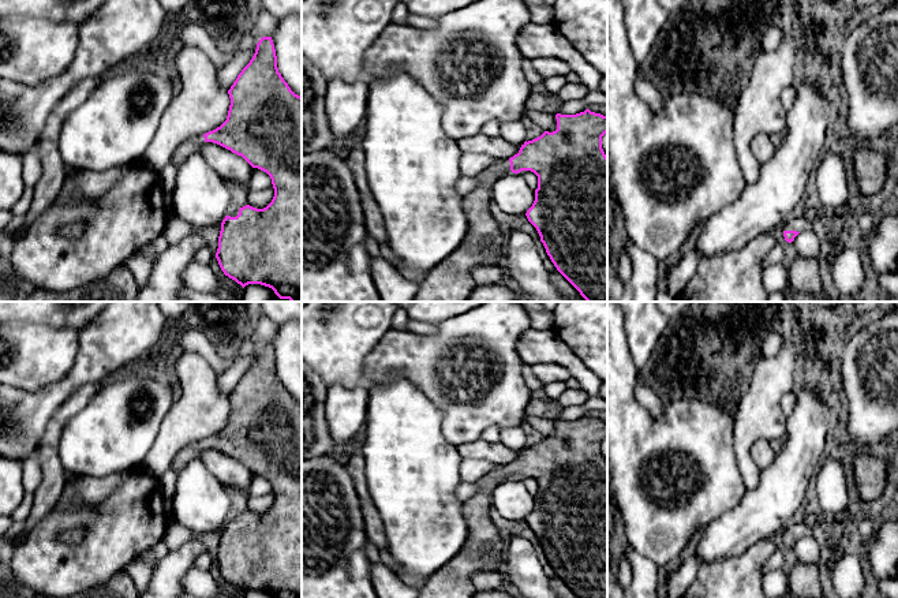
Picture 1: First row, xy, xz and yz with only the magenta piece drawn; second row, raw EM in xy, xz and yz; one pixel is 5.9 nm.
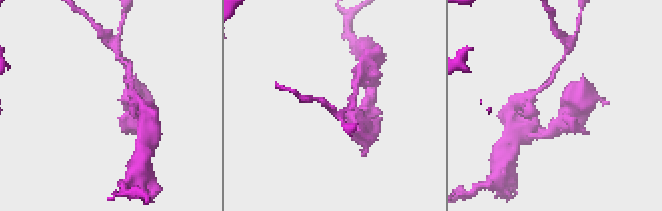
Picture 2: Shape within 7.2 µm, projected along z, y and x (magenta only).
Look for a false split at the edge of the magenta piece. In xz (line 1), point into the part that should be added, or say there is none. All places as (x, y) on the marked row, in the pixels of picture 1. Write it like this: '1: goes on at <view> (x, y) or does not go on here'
1: goes on at xz (451, 280)

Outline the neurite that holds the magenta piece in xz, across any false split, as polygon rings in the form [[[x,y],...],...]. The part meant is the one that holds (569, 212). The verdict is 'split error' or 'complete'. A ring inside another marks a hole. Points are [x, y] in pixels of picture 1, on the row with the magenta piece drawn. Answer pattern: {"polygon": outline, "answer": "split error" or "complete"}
{"polygon": [[[585,109],[576,115],[557,113],[555,119],[555,131],[525,141],[517,154],[499,160],[476,176],[476,187],[463,197],[469,223],[467,236],[419,283],[414,302],[467,302],[476,287],[472,269],[504,264],[506,236],[490,210],[493,184],[504,175],[521,171],[538,176],[535,201],[525,216],[536,228],[551,262],[587,302],[607,302],[607,156],[602,149],[607,116]]], "answer": "split error"}

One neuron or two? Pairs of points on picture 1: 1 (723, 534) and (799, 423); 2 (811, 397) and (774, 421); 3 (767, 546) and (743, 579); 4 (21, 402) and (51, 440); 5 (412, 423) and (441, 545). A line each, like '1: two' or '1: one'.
1: one
2: two
3: one
4: two
5: one

